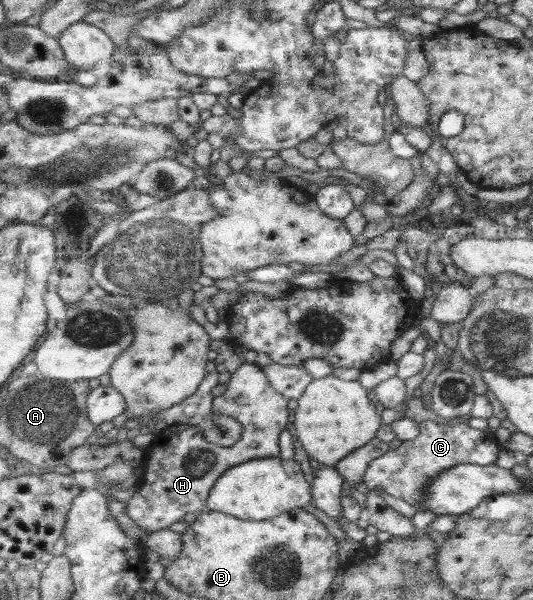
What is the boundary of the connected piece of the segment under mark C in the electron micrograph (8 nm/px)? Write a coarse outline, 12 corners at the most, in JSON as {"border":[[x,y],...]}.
{"border":[[465,422],[417,424],[362,479],[421,510],[457,464],[495,464],[500,444]]}

